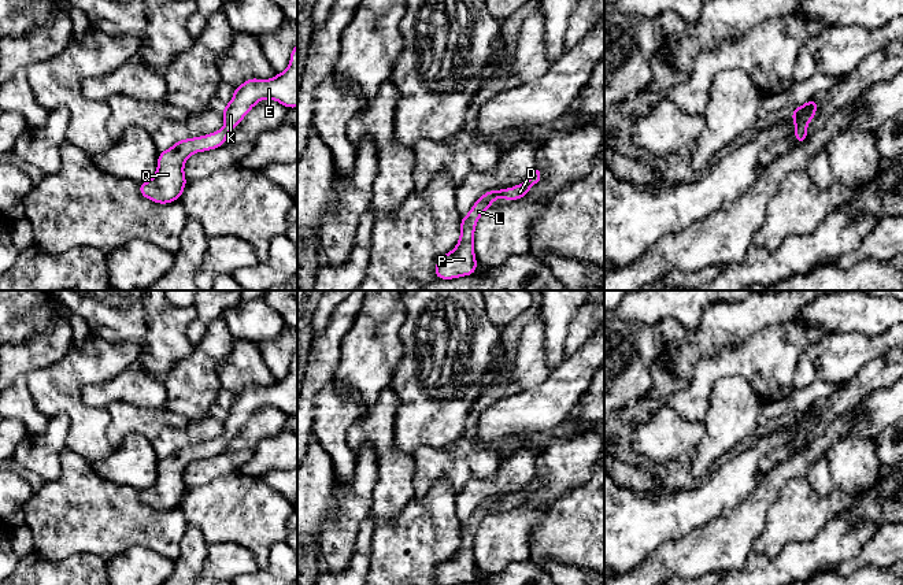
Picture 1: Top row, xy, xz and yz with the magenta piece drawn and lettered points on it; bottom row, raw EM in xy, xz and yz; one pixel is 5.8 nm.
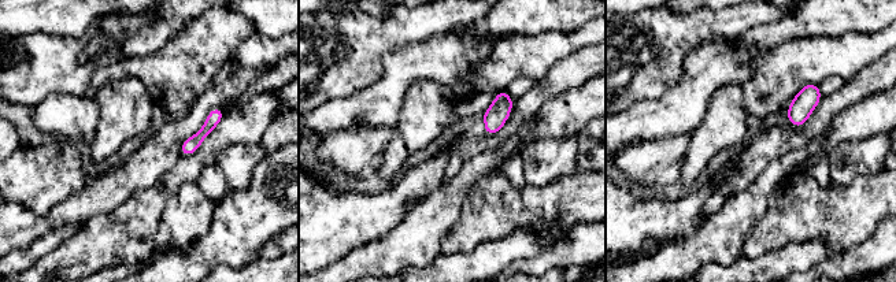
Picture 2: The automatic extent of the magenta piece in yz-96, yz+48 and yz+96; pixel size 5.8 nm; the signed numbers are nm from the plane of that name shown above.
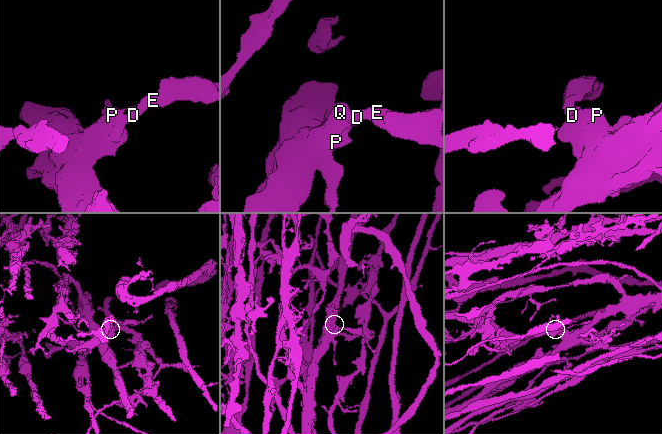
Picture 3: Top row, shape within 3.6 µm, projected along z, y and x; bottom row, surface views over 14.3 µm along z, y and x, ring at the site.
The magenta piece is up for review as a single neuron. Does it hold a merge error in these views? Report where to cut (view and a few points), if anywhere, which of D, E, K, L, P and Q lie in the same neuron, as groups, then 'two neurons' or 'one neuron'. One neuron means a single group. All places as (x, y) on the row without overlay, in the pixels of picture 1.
cut none; groups D E K L P Q; one neuron

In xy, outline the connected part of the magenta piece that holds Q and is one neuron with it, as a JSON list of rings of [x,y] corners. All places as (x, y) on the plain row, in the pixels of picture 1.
[[[297,351],[292,355],[289,374],[284,379],[277,379],[271,386],[248,385],[243,392],[234,395],[234,401],[230,410],[226,414],[222,414],[225,432],[221,437],[207,443],[180,447],[169,456],[160,459],[158,462],[156,481],[149,488],[138,492],[141,503],[158,511],[169,511],[180,507],[184,495],[188,490],[184,481],[186,466],[196,459],[217,456],[226,451],[227,441],[245,425],[248,418],[252,416],[256,410],[264,406],[273,406],[286,415],[297,414]]]

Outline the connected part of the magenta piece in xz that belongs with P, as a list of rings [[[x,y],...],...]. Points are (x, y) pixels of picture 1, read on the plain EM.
[[[536,477],[532,484],[519,492],[508,496],[491,496],[480,503],[469,521],[460,526],[460,545],[456,553],[447,562],[438,564],[434,575],[437,585],[460,585],[473,582],[478,574],[474,562],[474,537],[480,523],[493,508],[503,503],[507,510],[528,503],[530,493],[540,488],[540,478]]]

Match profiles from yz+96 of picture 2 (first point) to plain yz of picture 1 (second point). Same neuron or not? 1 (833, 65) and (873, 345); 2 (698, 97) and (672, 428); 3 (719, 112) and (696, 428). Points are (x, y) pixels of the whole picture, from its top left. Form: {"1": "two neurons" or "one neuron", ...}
{"1": "one neuron", "2": "two neurons", "3": "two neurons"}

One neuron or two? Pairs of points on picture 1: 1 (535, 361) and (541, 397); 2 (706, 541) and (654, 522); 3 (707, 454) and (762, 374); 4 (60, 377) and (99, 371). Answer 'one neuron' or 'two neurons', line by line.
1: two neurons
2: two neurons
3: two neurons
4: one neuron

